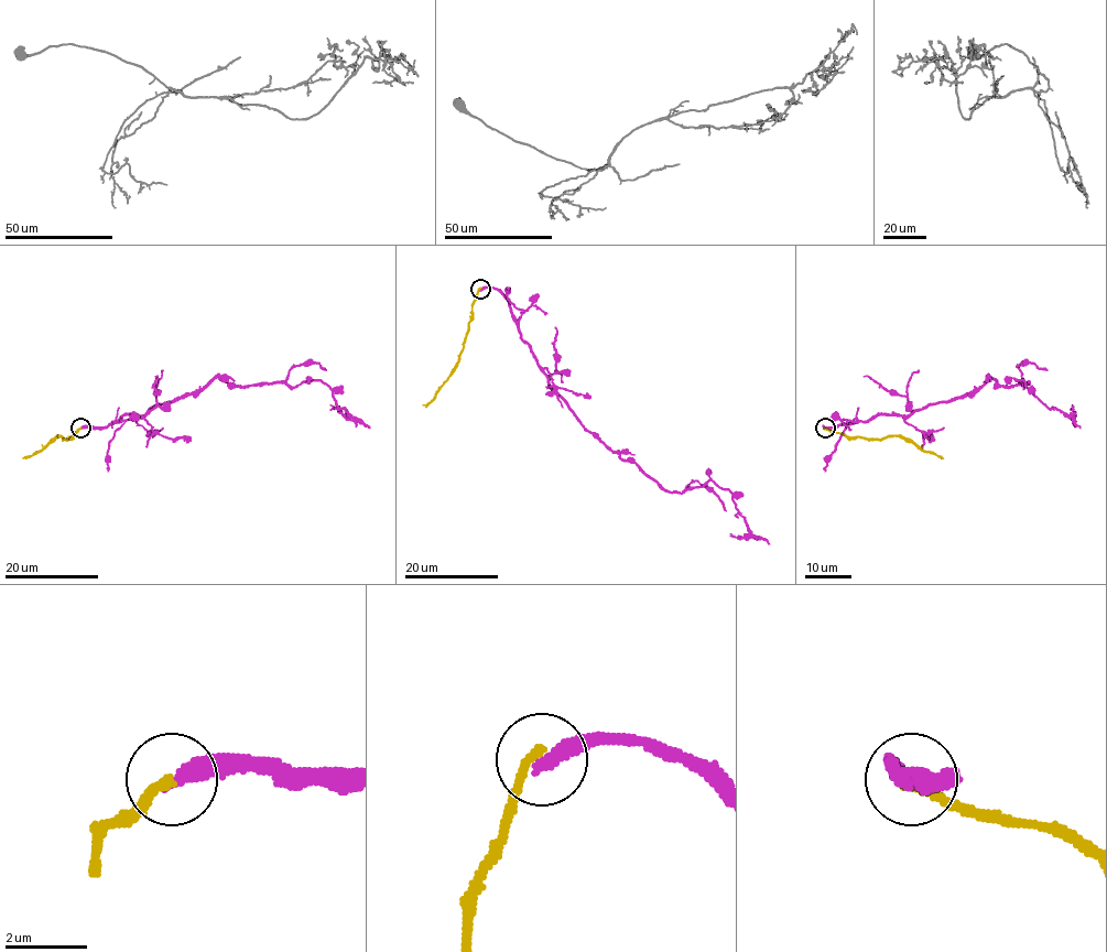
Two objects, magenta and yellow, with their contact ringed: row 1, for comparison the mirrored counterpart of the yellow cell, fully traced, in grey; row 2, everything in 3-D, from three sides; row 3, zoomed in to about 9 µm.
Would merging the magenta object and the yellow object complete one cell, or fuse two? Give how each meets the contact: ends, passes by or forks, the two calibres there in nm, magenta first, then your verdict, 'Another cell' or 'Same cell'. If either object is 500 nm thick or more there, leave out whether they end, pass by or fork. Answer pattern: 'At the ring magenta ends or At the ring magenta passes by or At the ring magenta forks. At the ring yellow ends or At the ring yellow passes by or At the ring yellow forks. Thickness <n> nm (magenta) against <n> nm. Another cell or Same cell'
At the ring magenta ends. At the ring yellow ends. Thickness 340 nm (magenta) against 200 nm. Another cell

